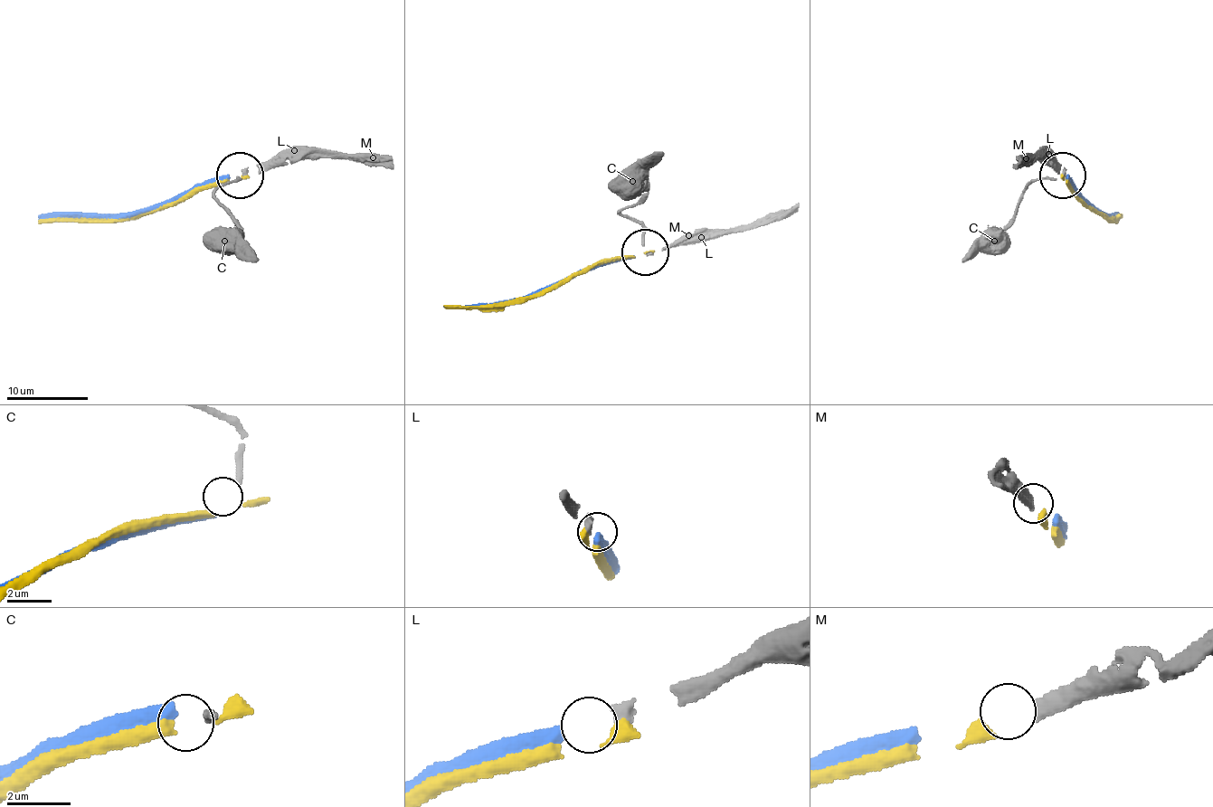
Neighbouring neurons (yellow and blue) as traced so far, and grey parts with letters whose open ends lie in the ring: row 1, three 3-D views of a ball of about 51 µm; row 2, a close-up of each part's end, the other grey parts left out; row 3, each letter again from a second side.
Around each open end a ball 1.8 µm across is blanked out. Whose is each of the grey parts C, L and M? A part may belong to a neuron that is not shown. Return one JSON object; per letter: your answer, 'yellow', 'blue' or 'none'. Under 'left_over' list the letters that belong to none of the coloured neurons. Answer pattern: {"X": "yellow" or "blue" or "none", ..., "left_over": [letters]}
{"C": "none", "L": "blue", "M": "yellow", "left_over": ["C"]}

